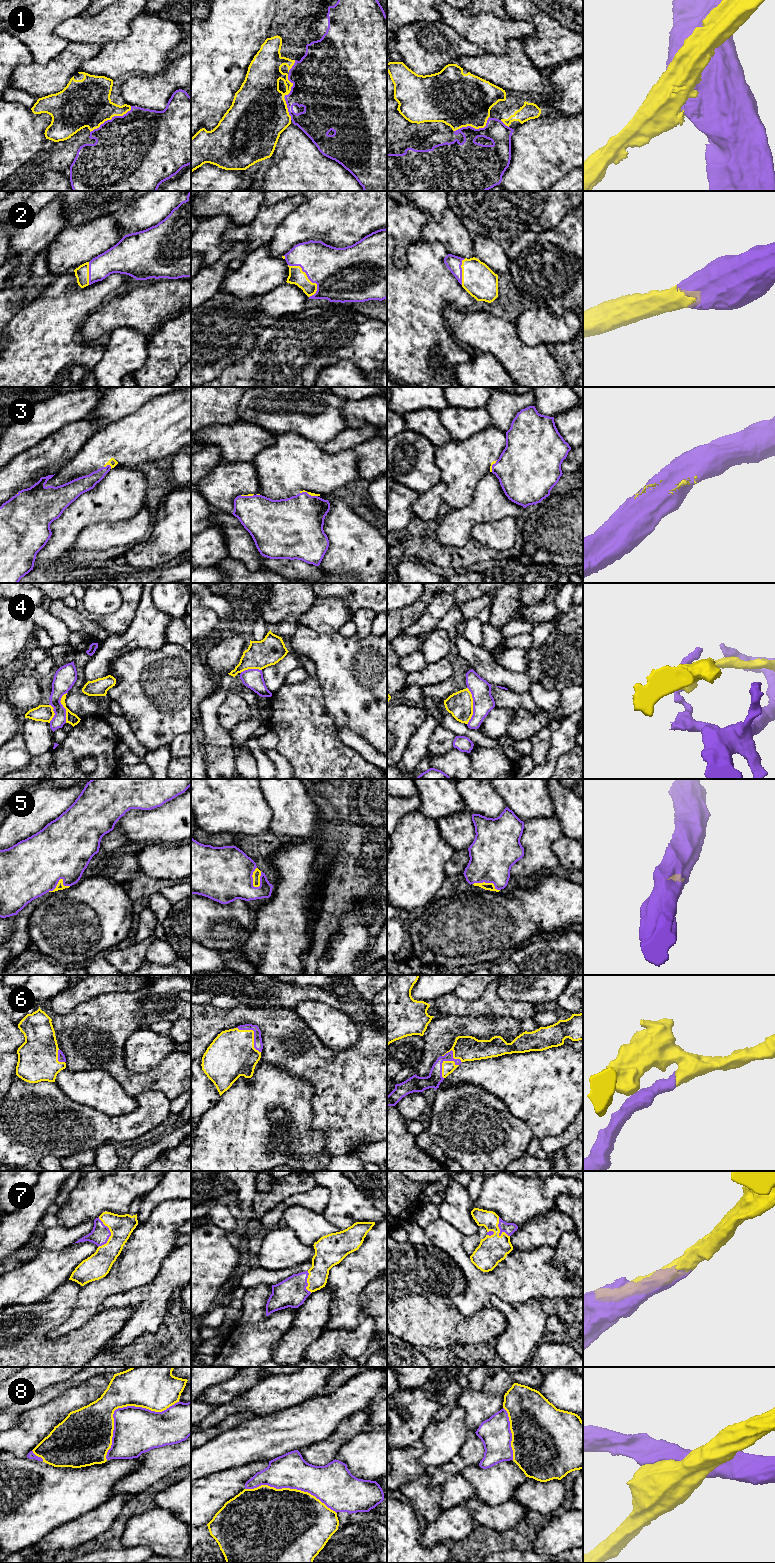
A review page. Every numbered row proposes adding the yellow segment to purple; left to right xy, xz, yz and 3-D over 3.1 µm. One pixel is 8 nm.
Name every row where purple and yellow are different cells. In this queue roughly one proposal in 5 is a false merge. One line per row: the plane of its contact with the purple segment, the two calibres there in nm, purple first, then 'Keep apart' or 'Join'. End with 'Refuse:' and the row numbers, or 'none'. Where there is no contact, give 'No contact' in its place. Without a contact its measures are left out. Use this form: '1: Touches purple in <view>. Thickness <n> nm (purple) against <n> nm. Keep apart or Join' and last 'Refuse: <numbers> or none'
1: Touches purple in xy. Thickness 480 nm (purple) against 380 nm. Keep apart
2: Touches purple in xz. Thickness 400 nm (purple) against 130 nm. Join
3: Touches purple in xy. Thickness 130 nm (purple) against 70 nm. Join
4: Touches purple in yz. Thickness 170 nm (purple) against 200 nm. Keep apart
5: Touches purple in xz. Thickness 440 nm (purple) against 70 nm. Join
6: Touches purple in yz. Thickness 120 nm (purple) against 100 nm. Join
7: Touches purple in xy. Thickness 150 nm (purple) against 190 nm. Join
8: Touches purple in xy. Thickness 380 nm (purple) against 360 nm. Keep apart
Refuse: 1, 4, 8

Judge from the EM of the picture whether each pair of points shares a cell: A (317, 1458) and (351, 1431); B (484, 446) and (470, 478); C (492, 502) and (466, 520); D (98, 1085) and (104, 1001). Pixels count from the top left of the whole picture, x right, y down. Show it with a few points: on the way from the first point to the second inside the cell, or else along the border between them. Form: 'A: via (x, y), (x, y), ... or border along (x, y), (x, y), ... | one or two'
A: via (325, 1451), (343, 1433) | one
B: via (476, 454), (470, 460), (470, 470) | one
C: via (486, 506), (472, 514) | one
D: border along (76, 1071), (104, 1070), (119, 1083) | two

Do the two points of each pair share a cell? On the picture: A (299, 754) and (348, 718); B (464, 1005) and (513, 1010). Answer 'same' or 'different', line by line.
A: different
B: same

